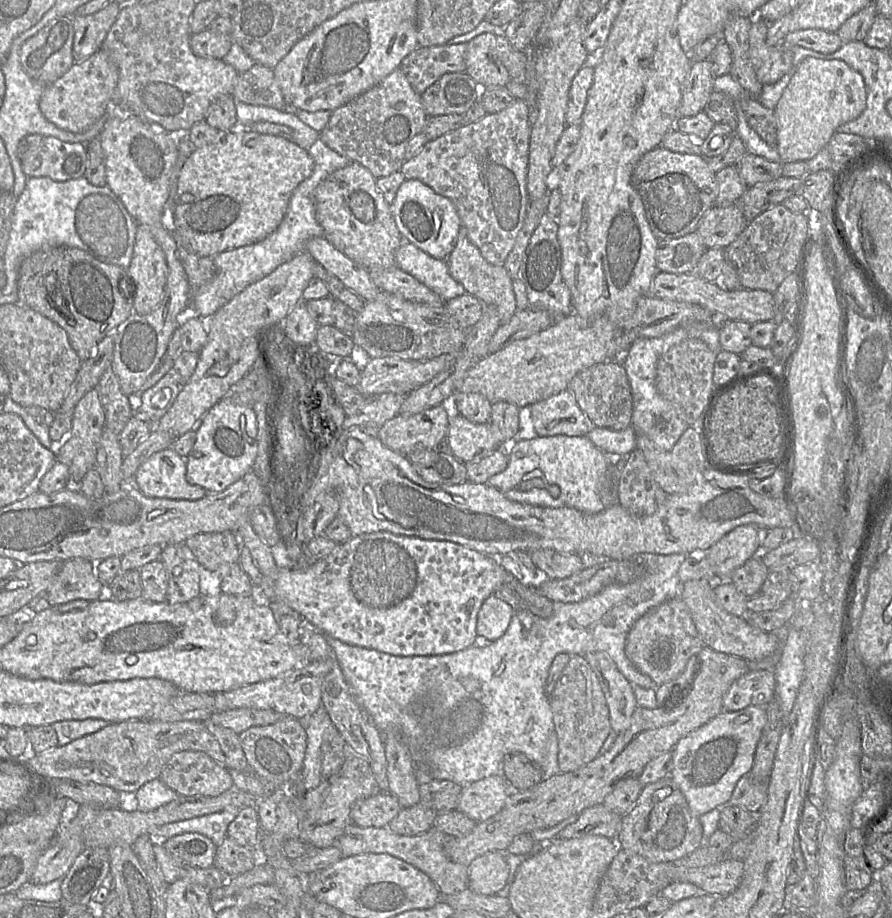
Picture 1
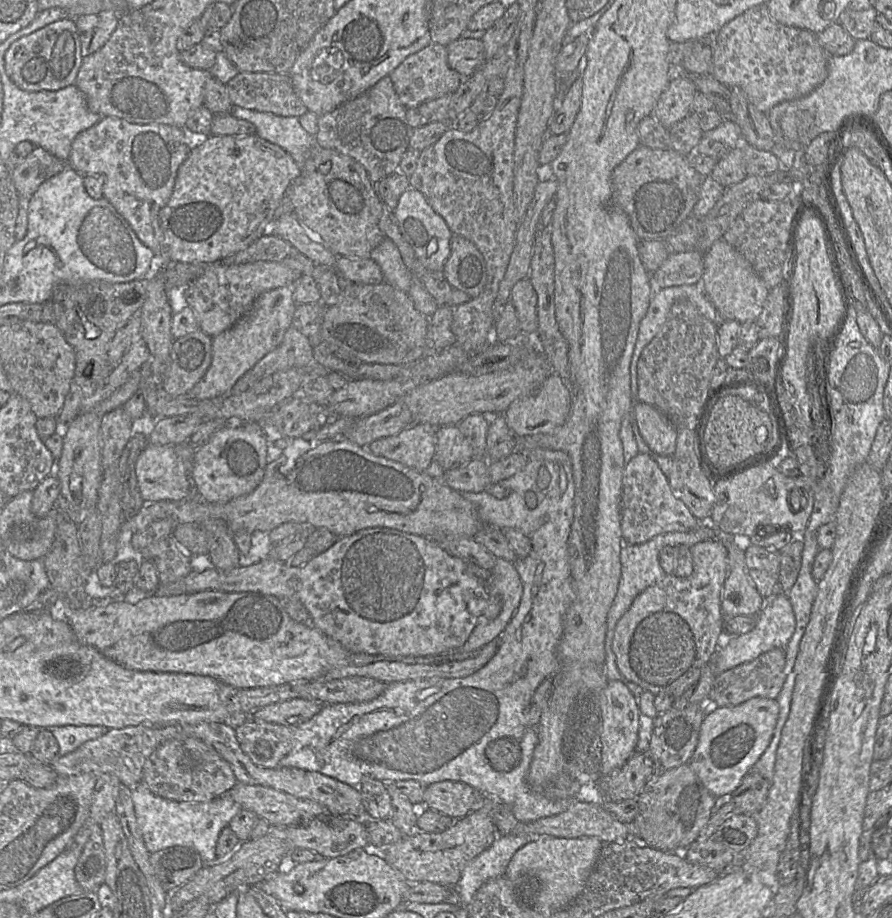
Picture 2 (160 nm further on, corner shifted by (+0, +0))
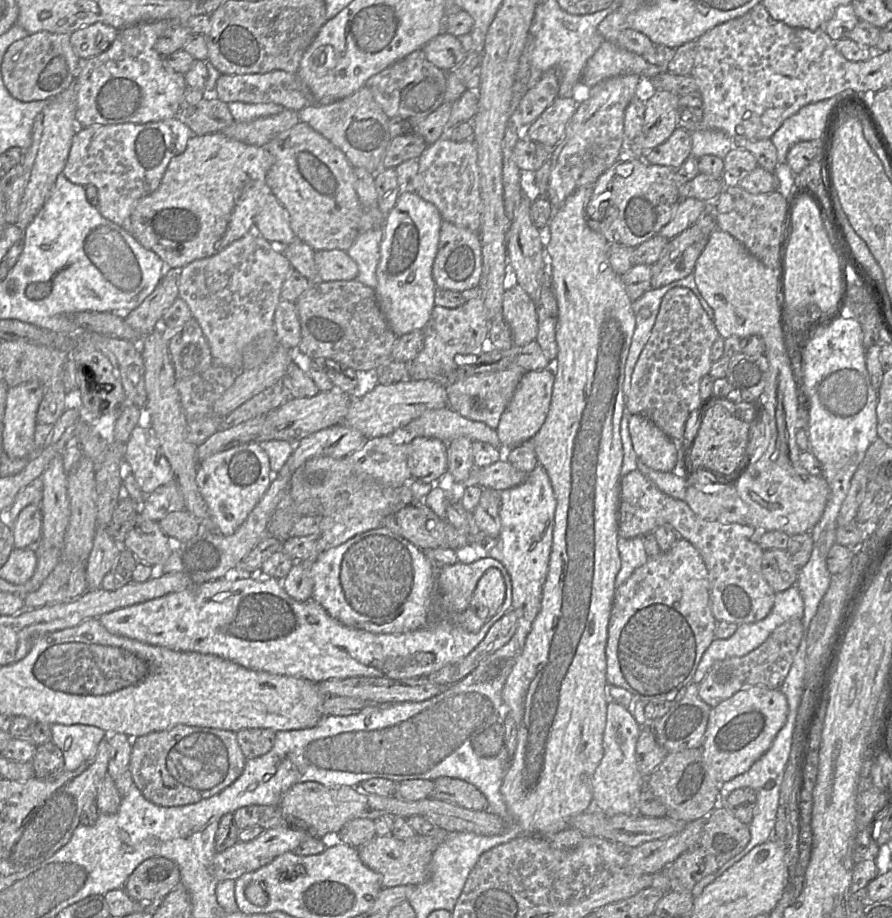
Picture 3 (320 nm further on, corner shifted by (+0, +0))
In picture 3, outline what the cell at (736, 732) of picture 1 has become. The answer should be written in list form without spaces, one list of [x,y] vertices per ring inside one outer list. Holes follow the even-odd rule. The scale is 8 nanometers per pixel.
[[[762,685],[744,688],[732,697],[711,708],[704,742],[701,746],[707,763],[722,783],[745,773],[771,747],[777,733],[783,727],[788,716],[788,702],[780,689],[768,689]]]

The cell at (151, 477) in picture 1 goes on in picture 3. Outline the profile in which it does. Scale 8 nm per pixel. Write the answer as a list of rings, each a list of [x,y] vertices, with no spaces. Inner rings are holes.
[[[136,426],[125,448],[124,462],[148,496],[158,487],[175,480],[168,459],[161,451],[153,430]]]

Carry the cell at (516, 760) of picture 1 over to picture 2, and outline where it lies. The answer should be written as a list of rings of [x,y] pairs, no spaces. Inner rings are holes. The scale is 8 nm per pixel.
[[[502,737],[491,741],[485,755],[490,765],[499,772],[509,772],[521,761],[519,741],[512,737]]]

